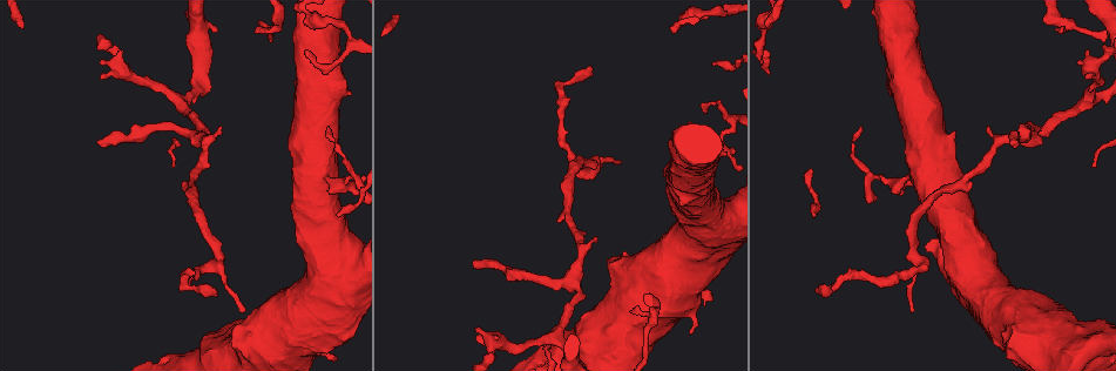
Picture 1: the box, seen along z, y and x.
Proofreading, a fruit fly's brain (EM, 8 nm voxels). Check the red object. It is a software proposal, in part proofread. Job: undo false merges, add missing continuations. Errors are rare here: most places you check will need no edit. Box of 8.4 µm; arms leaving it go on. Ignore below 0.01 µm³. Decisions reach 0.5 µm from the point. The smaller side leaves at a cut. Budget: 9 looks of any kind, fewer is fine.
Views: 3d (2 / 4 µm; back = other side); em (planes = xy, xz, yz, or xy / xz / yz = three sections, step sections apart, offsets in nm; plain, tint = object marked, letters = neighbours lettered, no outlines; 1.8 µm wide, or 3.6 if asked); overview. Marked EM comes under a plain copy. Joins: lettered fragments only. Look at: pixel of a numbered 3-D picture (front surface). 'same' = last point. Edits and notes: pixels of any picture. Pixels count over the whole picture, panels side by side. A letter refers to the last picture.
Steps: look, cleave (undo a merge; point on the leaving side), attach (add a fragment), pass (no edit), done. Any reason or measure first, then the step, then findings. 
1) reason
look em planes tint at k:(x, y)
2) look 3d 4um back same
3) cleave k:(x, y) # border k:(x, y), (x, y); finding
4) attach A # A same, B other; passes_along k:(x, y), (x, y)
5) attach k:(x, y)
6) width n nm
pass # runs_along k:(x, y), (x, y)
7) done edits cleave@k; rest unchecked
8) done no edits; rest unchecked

an open end
look em planes letters at 1:(213, 293)

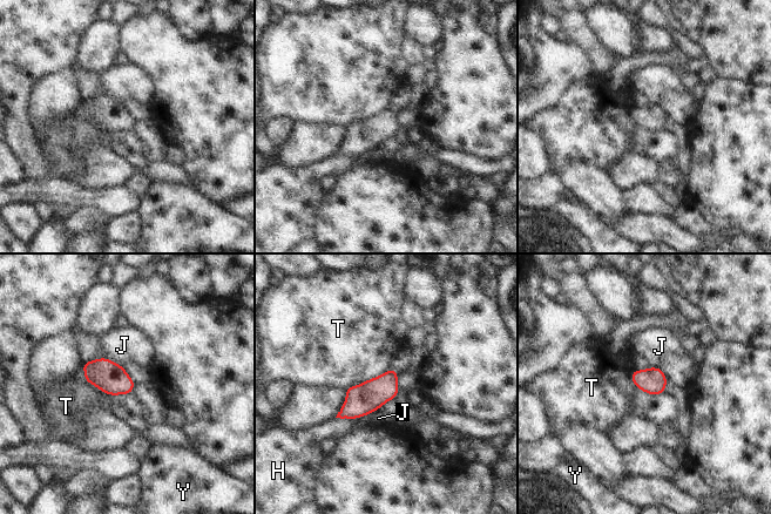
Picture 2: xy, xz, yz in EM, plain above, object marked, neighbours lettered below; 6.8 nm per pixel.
longest_contact T 360 nm
pass # H other, J other, T other, Y other; none of them fits

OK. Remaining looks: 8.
free end
look 3d 2um at 1:(220, 127)

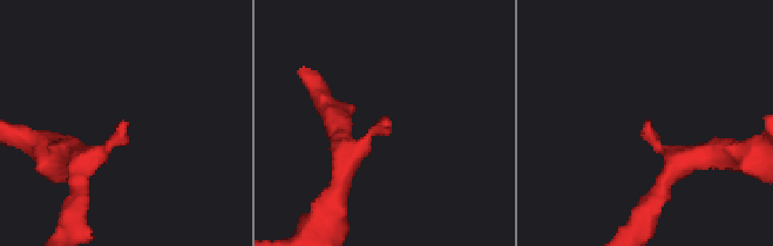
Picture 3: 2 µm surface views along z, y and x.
shape alone is not enough
look em planes letters at 3:(126, 124)

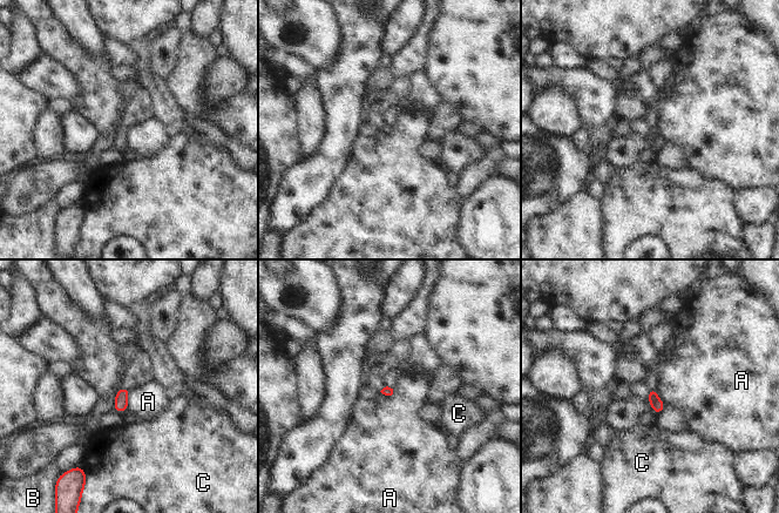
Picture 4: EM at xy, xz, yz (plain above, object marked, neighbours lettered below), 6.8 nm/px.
longest_contact A 150 nm
pass # A other, B other, C other; border 4:(130, 390), (127, 410); none of them fits

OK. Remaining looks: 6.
arms part here
look 3d 4um at 1:(1088, 104)

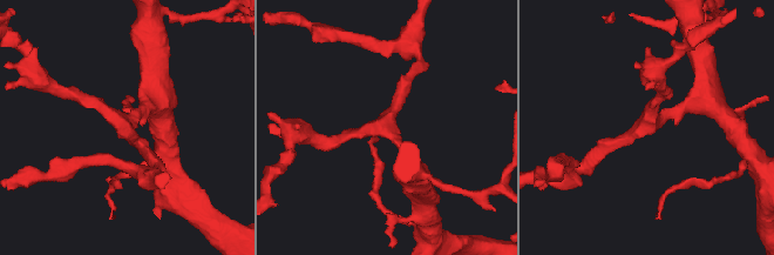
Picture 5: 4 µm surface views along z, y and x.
look em yz step 8 letters at 5:(648, 123)

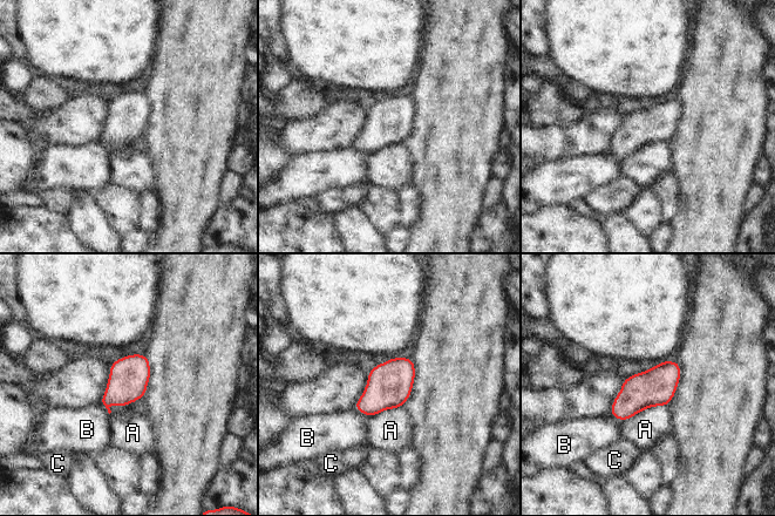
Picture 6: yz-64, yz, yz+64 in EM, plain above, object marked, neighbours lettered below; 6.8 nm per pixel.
pass # A other, B other, C other; one cell here

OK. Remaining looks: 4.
branch stops here
look em 3.6um planes letters at 1:(1010, 141)

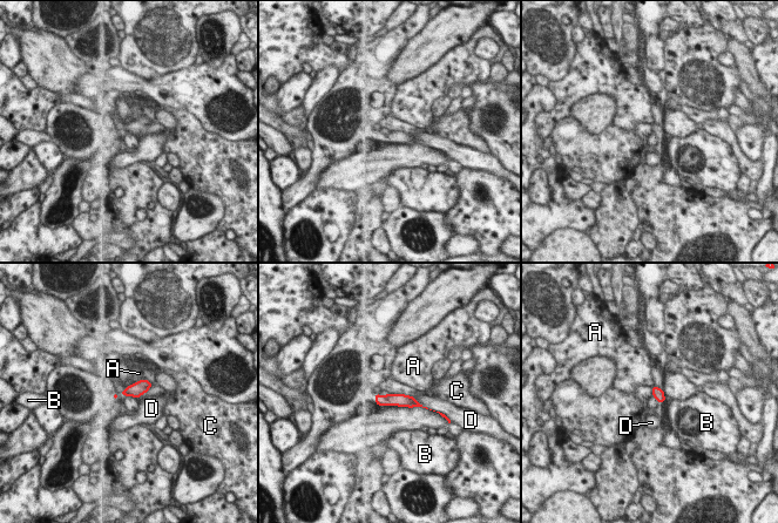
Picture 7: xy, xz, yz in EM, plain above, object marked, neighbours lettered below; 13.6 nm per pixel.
width 160 nm
pass # A other, B other, C other, D other; border 7:(153, 384), (139, 379), (124, 387); no lettered fragment goes on from it

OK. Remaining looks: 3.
done no edits; rest unchecked

